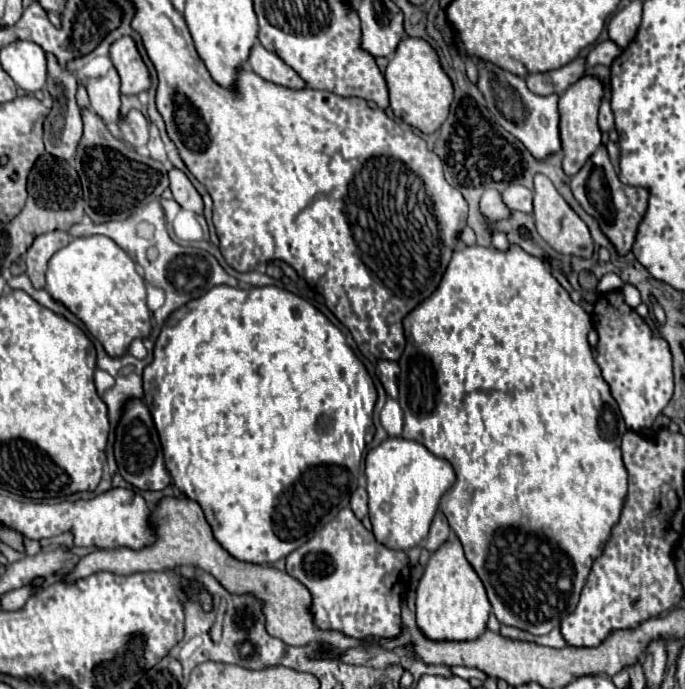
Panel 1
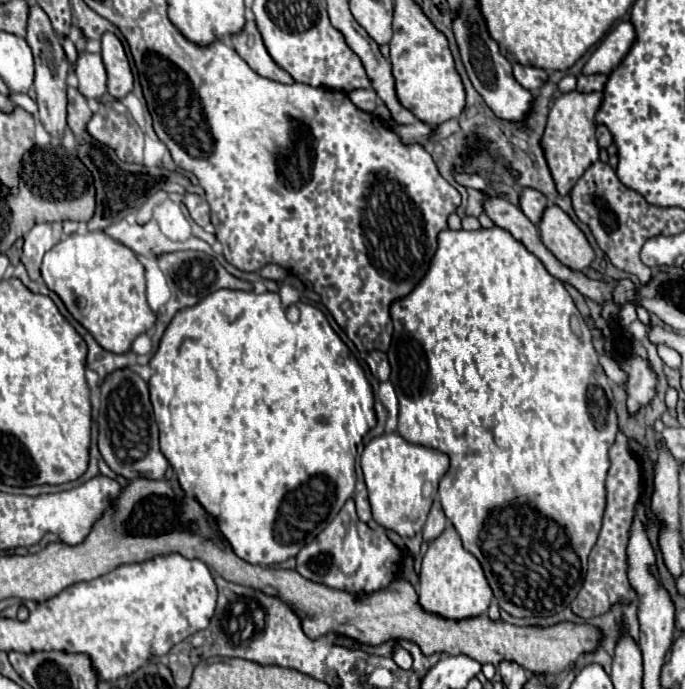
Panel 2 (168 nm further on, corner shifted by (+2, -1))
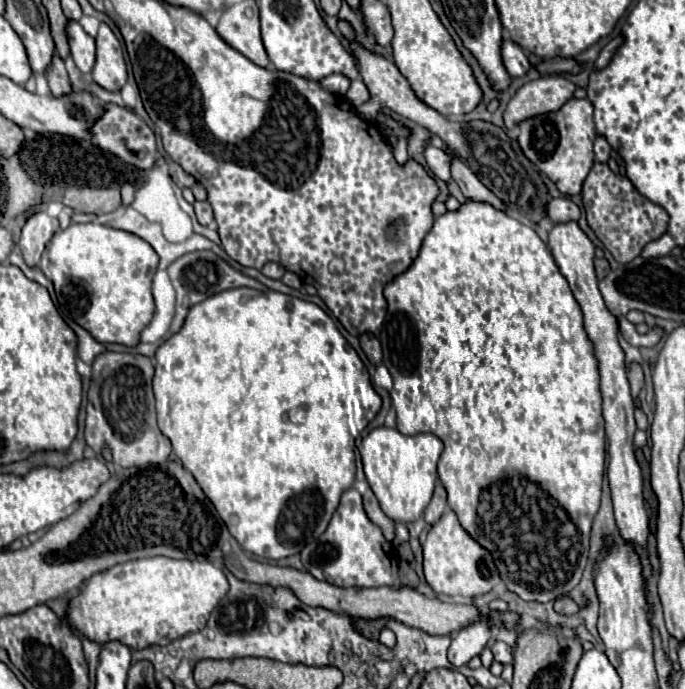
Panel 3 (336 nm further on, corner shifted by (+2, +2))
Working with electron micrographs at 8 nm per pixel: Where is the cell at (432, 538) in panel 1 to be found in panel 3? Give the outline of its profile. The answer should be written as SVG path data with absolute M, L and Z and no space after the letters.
M441 484L435 486L435 494L425 510L425 522L427 524L435 524L435 520L439 520L439 516L443 516L445 512L445 506L447 506L447 494L445 494L445 488Z

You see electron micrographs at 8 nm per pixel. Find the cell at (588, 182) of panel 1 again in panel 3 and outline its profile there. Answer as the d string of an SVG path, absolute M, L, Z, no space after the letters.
M603 162L593 164L583 182L581 198L587 214L587 224L619 264L635 260L635 256L641 254L641 248L647 242L659 238L669 226L669 216L663 206L653 204L651 200L641 196L629 182L629 178L615 174Z

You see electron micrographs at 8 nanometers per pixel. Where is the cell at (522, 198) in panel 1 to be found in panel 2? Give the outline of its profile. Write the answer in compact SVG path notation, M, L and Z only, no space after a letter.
M523 189L523 195L521 195L521 209L523 213L531 219L531 223L539 225L541 217L543 217L543 211L547 209L547 197L543 201L543 193L535 191L535 189Z

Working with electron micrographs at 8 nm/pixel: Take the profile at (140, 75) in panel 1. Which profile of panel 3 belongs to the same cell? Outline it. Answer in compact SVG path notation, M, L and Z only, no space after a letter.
M101 24L95 42L97 62L91 76L101 88L109 92L119 92L127 84L127 64L123 58L121 44L107 24Z

